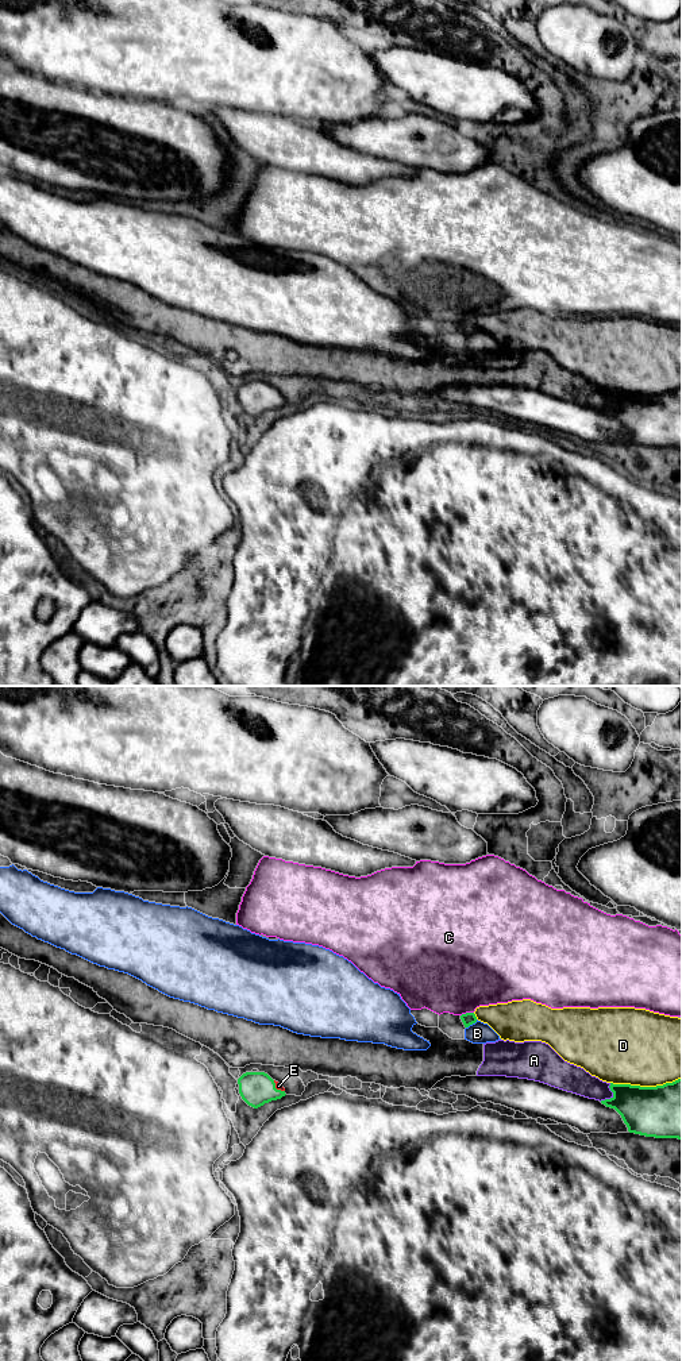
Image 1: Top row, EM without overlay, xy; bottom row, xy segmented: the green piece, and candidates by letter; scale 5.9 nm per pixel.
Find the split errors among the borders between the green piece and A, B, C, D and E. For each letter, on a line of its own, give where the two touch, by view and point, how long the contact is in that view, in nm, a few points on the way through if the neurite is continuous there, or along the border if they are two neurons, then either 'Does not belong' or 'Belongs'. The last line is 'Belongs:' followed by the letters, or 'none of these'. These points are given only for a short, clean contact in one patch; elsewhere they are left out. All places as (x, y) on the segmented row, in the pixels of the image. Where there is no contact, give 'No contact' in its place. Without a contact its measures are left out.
A: Touches green at xy (613, 1095). Shared border 130 nm. Does not belong
B: Touches green at xy (471, 1024). Shared border 90 nm. Boundary: xy (477, 1020), (466, 1028). Does not belong
C: Touches green at xy (466, 1013). Shared border 80 nm. Boundary: xy (473, 1011), (466, 1011), (461, 1016). Does not belong
D: Touches green at xy (646, 1087). Shared border 420 nm. Does not belong
E: Touches green at xy (276, 1088). Shared border 100 nm. Belongs
Belongs: E

